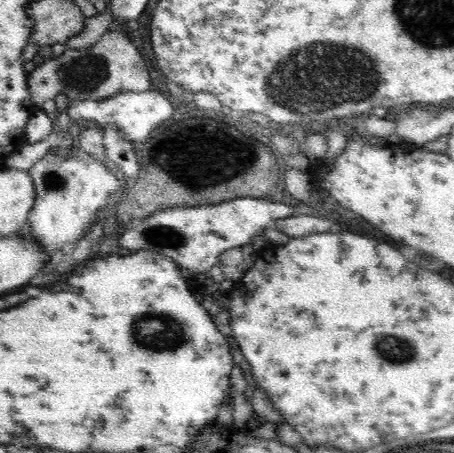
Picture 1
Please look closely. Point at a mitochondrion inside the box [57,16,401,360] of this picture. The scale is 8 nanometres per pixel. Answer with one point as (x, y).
(317, 78)

